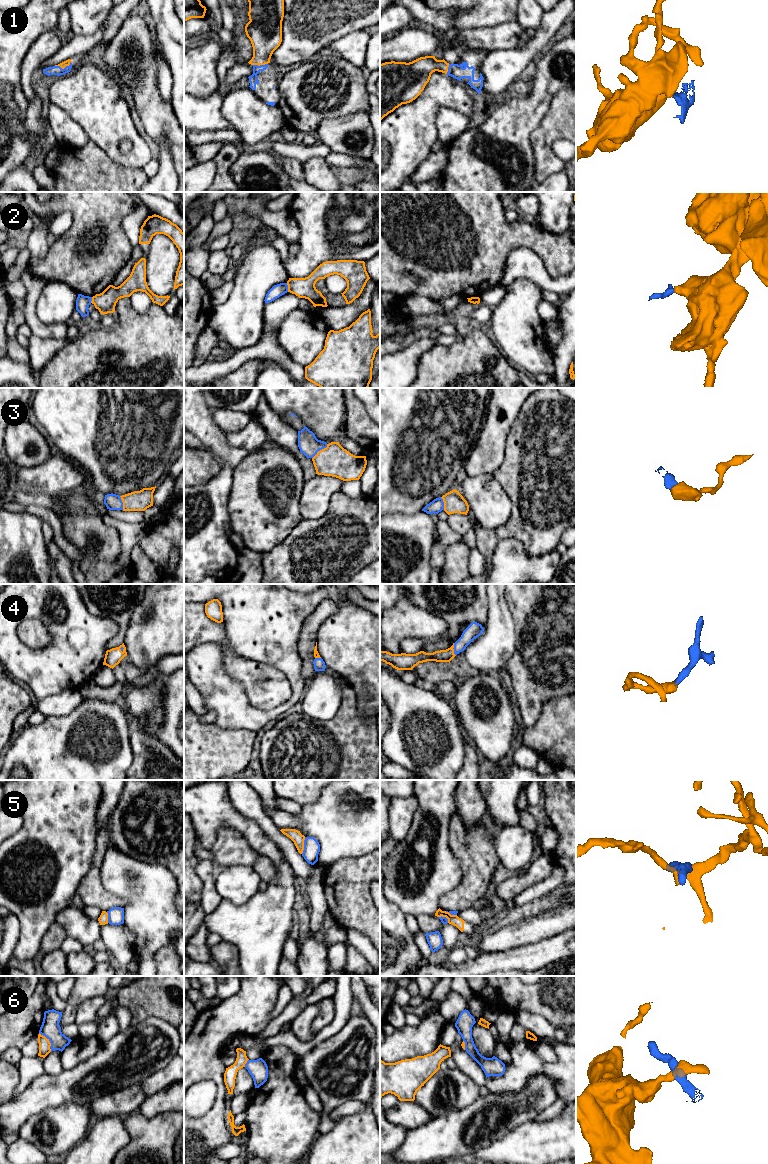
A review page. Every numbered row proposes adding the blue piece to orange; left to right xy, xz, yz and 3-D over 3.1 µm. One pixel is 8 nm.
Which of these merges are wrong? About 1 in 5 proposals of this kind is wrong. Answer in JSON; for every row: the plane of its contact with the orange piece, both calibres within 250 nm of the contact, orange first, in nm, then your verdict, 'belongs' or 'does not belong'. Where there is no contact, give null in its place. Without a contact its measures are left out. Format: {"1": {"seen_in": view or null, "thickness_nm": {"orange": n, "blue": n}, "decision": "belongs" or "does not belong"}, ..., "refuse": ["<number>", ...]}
{"1": {"seen_in": "xy", "thickness_nm": {"orange": 50, "blue": 80}, "decision": "belongs"}, "2": {"seen_in": "xz", "thickness_nm": {"orange": 160, "blue": 100}, "decision": "does not belong"}, "3": {"seen_in": "xz", "thickness_nm": {"orange": 240, "blue": 170}, "decision": "belongs"}, "4": {"seen_in": "yz", "thickness_nm": {"orange": 100, "blue": 120}, "decision": "belongs"}, "5": {"seen_in": "xz", "thickness_nm": {"orange": 90, "blue": 130}, "decision": "does not belong"}, "6": {"seen_in": "xy", "thickness_nm": {"orange": 100, "blue": 160}, "decision": "does not belong"}, "refuse": ["2", "5", "6"]}

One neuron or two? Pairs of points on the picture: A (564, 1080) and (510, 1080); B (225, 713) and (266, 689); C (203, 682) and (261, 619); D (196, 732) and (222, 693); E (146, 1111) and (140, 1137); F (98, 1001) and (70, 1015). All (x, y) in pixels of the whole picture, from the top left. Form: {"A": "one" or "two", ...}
{"A": "one", "B": "two", "C": "one", "D": "two", "E": "two", "F": "two"}

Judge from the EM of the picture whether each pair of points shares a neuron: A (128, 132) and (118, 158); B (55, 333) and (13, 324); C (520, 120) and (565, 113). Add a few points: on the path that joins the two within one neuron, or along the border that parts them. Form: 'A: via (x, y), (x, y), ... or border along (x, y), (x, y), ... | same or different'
A: via (121, 136), (115, 142), (115, 151) | same
B: border along (22, 309), (25, 322) | different
C: border along (553, 96), (548, 111), (530, 137) | different

